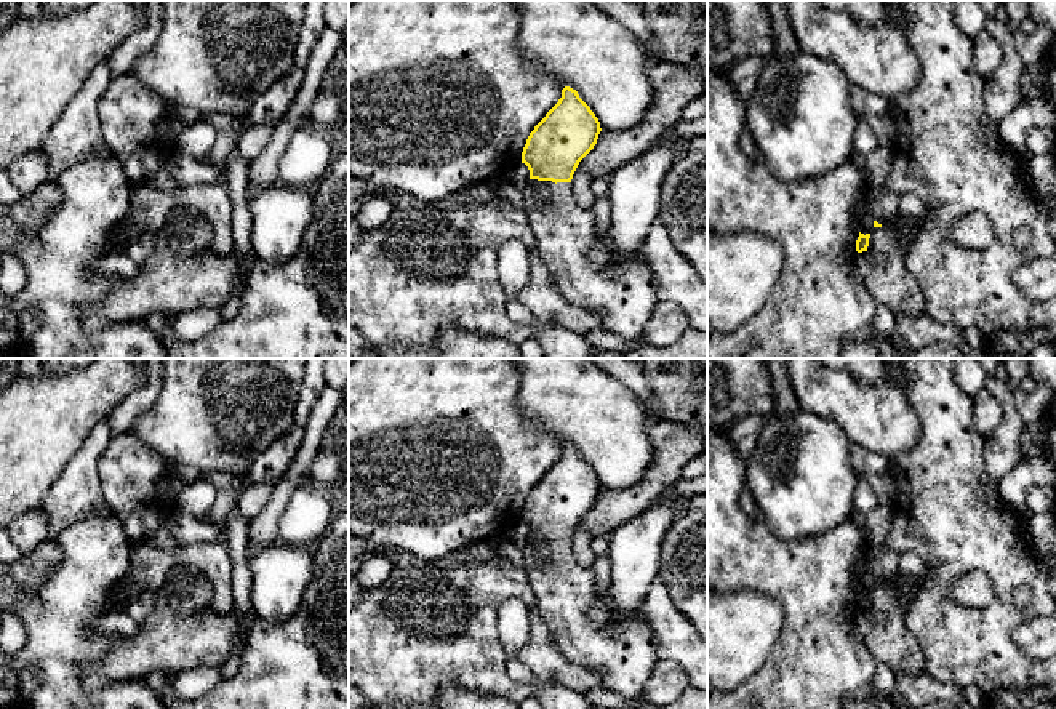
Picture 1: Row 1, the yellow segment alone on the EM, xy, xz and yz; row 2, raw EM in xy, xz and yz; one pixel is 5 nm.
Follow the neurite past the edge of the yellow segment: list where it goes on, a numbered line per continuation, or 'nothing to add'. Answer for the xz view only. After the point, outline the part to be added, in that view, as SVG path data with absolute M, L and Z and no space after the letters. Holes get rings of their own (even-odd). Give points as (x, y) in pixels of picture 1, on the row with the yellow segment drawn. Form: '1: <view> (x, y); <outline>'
1: xz (565, 232); M530 179L522 187L523 211L531 226L538 253L546 262L558 293L570 302L592 312L603 330L637 346L643 344L643 330L659 304L658 285L642 253L621 258L610 251L610 261L592 267L589 251L594 245L606 243L605 235L595 232L592 210L581 208L573 197L571 182Z

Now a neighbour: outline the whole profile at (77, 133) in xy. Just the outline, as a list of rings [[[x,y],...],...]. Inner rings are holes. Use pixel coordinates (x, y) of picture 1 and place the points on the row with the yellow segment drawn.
[[[106,59],[91,70],[88,80],[38,146],[53,171],[80,162],[99,149],[102,128],[98,101],[110,77],[112,72]]]

